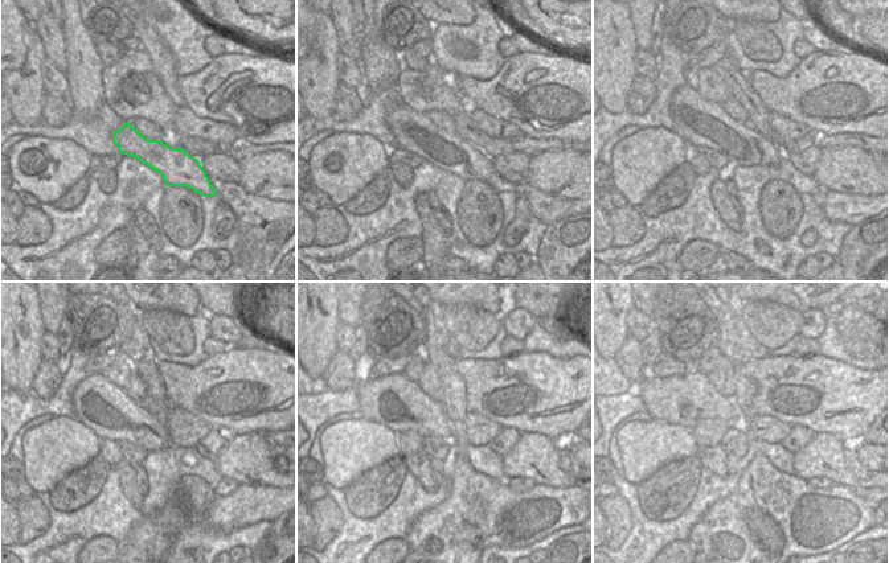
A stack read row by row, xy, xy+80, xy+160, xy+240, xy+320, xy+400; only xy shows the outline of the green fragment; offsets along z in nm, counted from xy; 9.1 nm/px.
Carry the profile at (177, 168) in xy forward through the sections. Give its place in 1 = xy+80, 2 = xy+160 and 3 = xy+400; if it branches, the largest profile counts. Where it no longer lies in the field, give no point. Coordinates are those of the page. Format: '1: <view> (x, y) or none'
1: xy+80 (414, 131)
2: xy+160 (701, 123)
3: xy+400 (685, 401)

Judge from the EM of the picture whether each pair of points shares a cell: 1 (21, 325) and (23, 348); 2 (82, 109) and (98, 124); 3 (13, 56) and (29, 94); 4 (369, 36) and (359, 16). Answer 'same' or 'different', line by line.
1: same
2: different
3: different
4: different

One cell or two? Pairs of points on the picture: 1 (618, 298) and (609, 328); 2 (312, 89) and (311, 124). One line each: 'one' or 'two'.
1: one
2: two

